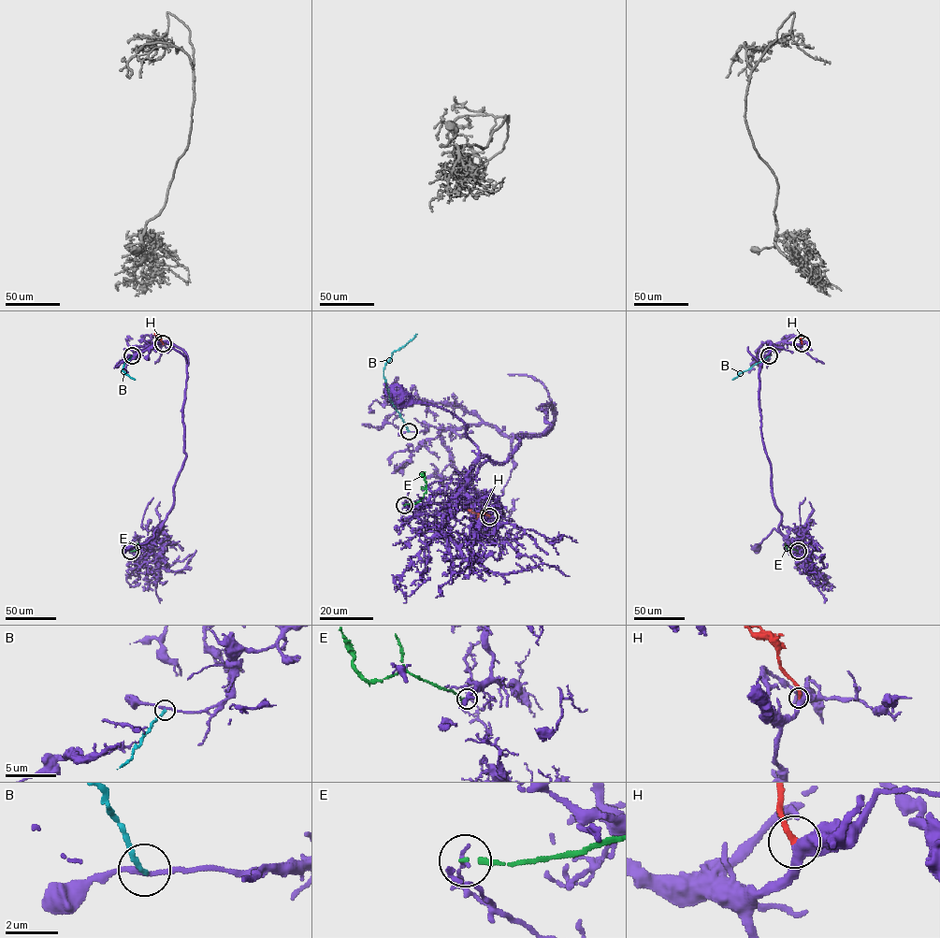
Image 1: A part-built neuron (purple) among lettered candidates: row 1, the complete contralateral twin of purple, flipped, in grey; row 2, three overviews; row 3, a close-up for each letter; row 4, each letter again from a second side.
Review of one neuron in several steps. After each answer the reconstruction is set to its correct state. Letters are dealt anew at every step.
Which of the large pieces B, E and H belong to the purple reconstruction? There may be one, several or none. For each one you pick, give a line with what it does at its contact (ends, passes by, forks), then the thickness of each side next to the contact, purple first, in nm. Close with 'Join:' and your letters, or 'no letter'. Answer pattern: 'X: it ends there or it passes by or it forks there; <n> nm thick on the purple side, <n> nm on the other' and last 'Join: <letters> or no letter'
H: it ends there; 440 nm thick on the purple side, 240 nm on the other
Join: H

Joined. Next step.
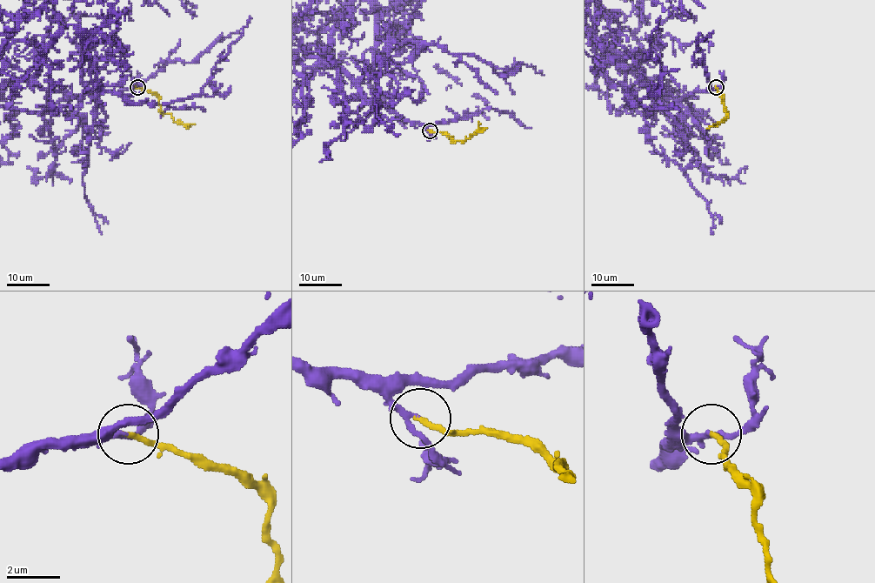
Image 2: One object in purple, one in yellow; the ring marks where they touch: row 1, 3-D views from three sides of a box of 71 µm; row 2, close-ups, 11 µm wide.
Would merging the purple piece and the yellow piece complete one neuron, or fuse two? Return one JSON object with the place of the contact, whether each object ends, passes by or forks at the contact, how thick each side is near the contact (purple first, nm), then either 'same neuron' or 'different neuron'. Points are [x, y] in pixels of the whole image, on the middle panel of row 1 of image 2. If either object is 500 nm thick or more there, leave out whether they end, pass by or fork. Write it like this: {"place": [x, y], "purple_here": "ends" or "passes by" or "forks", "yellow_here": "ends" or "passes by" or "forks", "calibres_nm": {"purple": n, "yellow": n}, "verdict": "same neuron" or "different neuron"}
{"place": [430, 130], "purple_here": "passes by", "yellow_here": "ends", "calibres_nm": {"purple": 150, "yellow": 200}, "verdict": "same neuron"}

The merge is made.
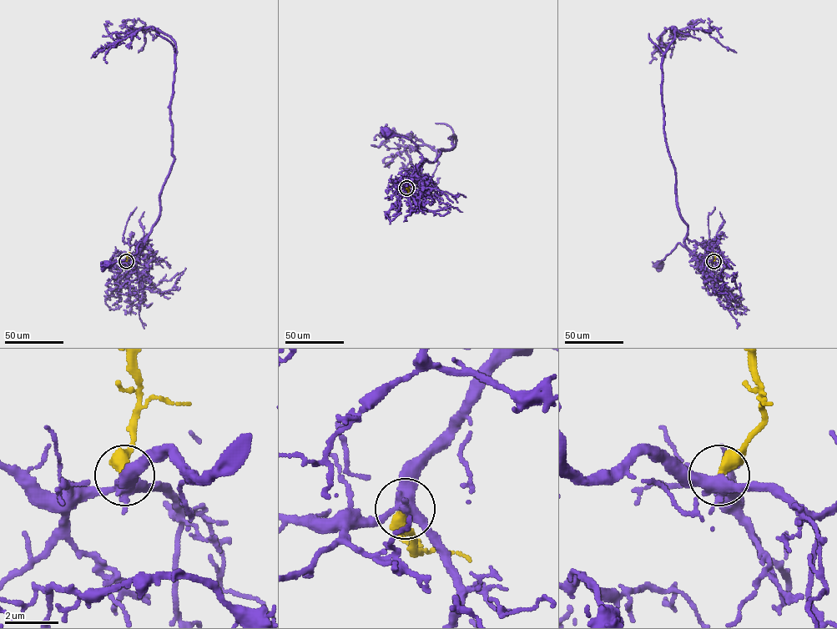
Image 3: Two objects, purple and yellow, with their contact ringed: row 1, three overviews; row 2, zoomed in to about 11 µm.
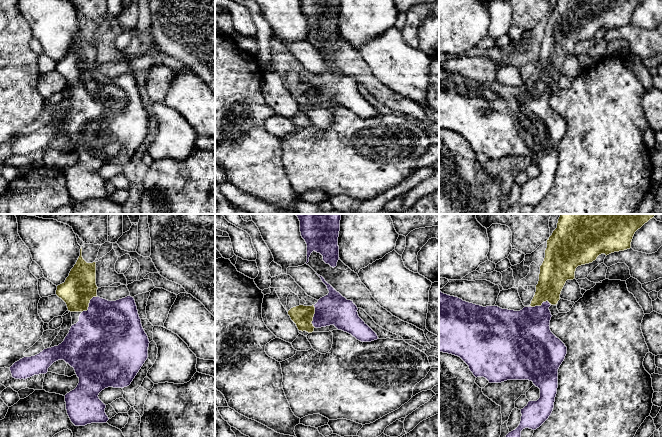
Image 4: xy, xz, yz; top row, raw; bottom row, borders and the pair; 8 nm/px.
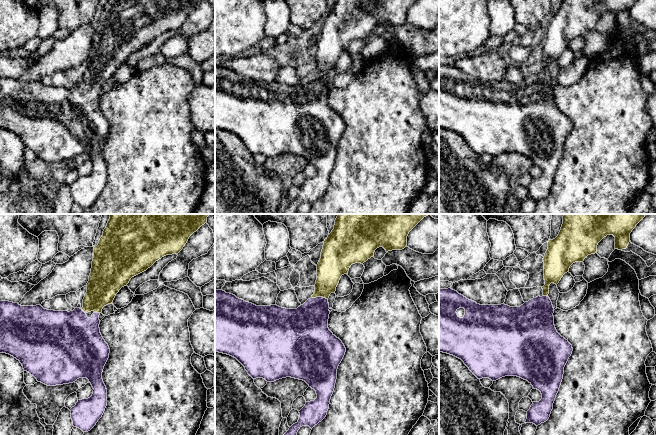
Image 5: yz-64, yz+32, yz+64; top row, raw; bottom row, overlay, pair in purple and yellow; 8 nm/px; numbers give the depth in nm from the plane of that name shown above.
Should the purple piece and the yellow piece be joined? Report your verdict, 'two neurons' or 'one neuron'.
one neuron

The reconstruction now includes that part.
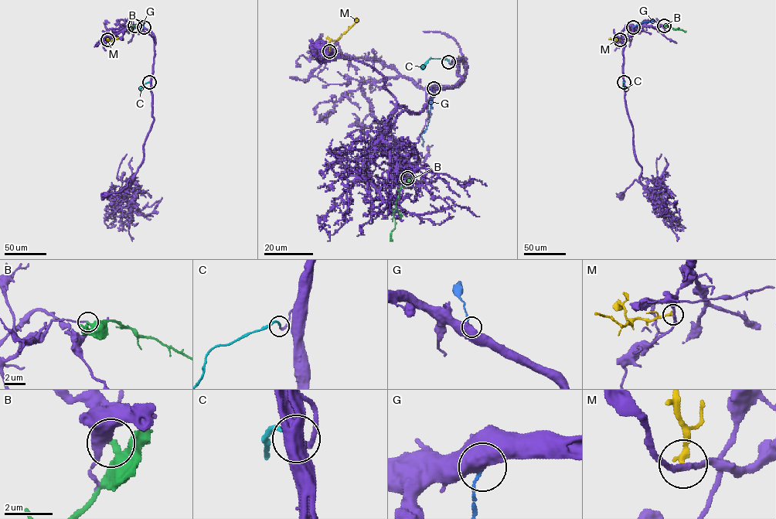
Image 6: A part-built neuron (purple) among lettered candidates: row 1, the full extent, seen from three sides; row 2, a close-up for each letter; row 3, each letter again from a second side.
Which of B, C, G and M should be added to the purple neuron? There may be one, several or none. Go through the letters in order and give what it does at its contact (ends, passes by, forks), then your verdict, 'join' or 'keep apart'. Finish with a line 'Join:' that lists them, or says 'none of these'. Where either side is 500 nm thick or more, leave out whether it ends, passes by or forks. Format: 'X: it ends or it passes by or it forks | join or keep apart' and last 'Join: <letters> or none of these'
B: it ends | keep apart
C: it ends | join
G: keep apart
M: it ends | keep apart
Join: C

